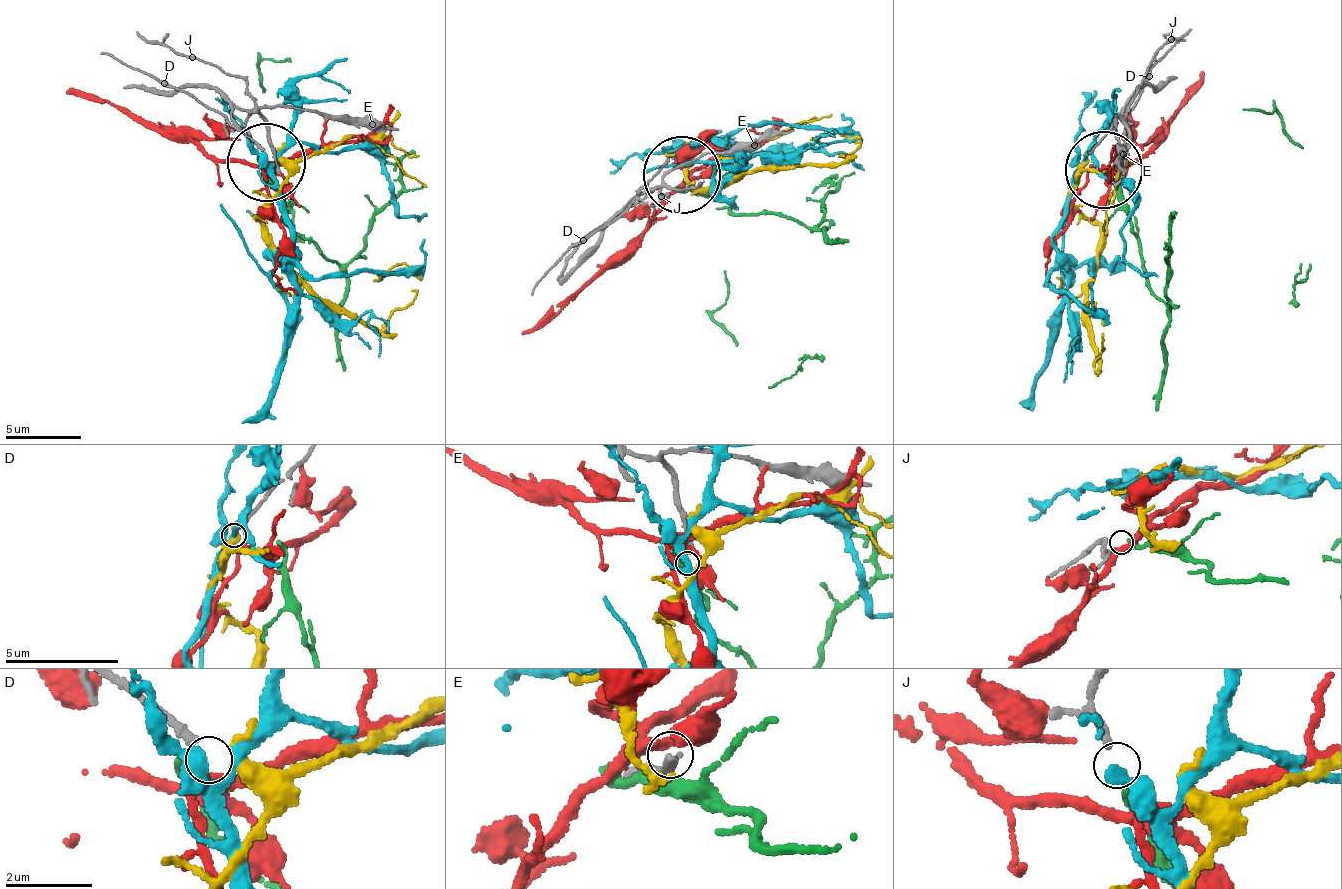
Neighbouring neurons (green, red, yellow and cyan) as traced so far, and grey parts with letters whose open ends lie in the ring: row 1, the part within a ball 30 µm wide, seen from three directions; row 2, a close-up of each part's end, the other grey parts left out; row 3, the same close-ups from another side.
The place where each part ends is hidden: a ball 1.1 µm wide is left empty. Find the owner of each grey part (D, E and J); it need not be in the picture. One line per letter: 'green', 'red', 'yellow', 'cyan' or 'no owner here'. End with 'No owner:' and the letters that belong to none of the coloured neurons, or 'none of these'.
D: yellow
E: no owner here
J: green
No owner: E

